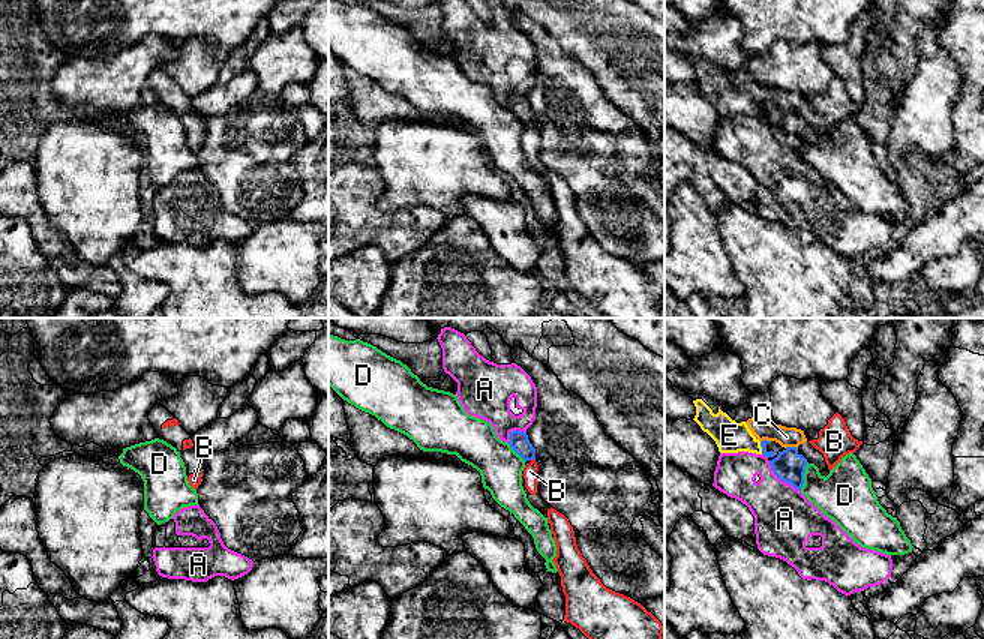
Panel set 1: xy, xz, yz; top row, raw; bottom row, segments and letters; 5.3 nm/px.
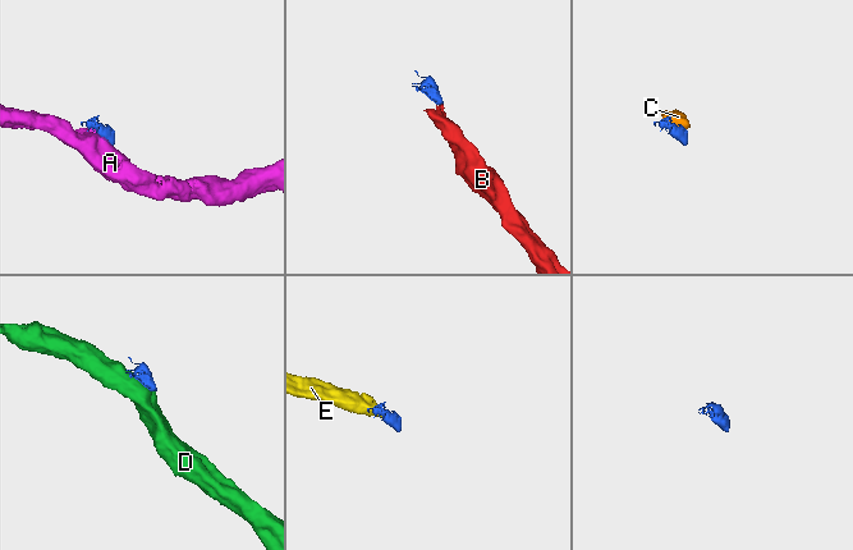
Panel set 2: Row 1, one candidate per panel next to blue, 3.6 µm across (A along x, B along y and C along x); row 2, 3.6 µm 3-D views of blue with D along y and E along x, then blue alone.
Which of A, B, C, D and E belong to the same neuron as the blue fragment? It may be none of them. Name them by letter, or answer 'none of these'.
B

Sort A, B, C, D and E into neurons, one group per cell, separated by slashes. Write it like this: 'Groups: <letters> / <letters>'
Groups: A / B / C E / D

